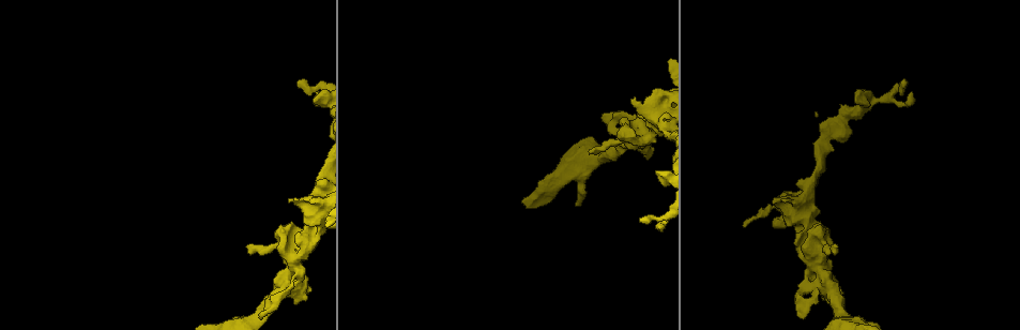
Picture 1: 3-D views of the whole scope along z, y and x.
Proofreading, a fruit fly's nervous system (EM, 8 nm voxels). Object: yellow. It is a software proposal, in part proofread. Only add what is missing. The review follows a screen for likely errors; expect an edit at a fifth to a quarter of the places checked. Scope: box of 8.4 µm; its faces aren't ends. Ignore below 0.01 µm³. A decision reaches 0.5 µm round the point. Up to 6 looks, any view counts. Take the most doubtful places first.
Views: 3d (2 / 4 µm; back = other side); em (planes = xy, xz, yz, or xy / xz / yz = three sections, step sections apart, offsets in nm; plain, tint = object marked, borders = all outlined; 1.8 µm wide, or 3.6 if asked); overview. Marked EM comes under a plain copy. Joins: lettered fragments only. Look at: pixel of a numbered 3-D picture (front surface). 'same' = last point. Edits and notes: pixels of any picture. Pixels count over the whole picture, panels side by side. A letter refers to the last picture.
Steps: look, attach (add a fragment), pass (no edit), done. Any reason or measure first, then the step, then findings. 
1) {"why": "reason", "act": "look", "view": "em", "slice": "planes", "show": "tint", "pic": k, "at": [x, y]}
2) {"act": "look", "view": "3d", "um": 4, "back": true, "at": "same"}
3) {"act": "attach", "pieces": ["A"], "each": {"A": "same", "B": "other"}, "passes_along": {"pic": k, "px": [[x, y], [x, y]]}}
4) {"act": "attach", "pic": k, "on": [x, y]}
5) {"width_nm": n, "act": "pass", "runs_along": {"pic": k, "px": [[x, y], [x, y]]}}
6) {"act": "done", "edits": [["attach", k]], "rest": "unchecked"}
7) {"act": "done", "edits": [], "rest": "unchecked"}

{"act": "look", "view": "em", "um": 3.6, "slice": "planes", "show": "borders", "pic": 1, "at": [636, 98]}

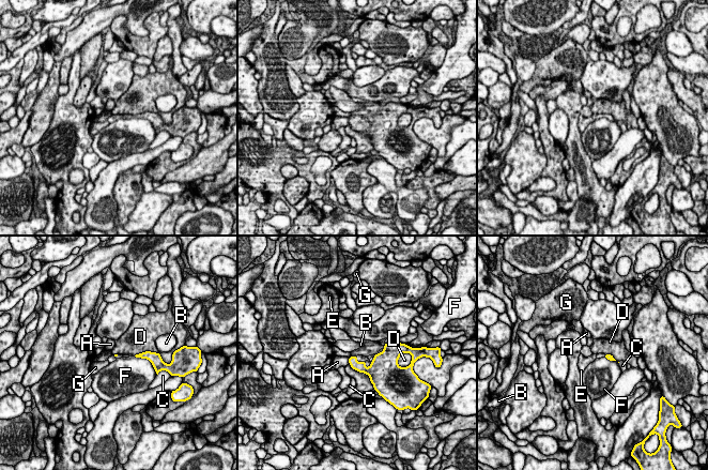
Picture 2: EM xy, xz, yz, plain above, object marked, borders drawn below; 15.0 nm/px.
{"act": "attach", "pieces": ["E"], "each": {"A": "other", "B": "other", "C": "other", "D": "other", "E": "same", "F": "other", "G": "other"}, "found": "it goes on there"}

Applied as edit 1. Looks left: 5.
{"act": "look", "view": "3d", "um": 2, "pic": 1, "at": [827, 302]}

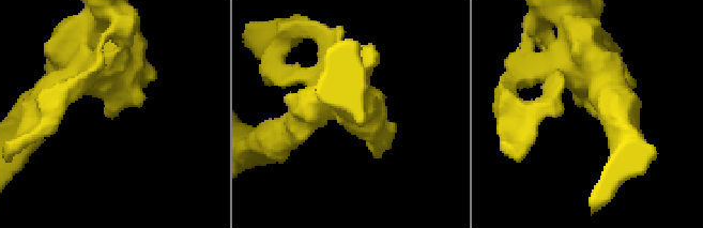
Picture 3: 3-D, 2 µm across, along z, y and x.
{"why": "need the tissue", "act": "look", "view": "em", "slice": "yz", "step": 16, "show": "borders", "pic": 3, "at": [108, 116]}

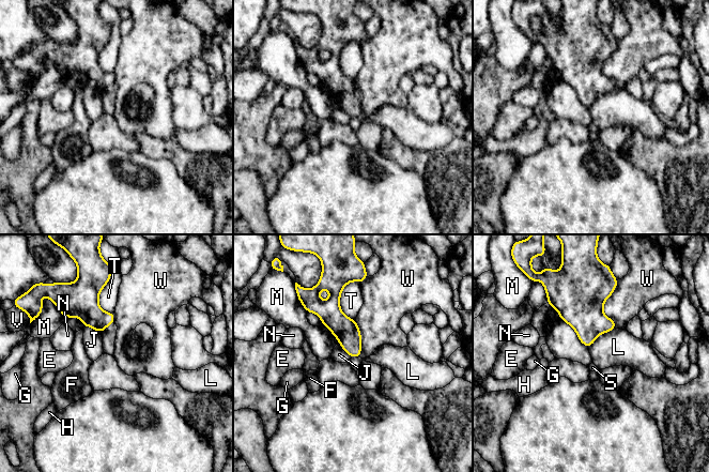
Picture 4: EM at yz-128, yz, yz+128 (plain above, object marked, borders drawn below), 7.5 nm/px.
{"why": "another direction", "act": "look", "view": "em", "slice": "planes", "show": "borders", "at": "same"}

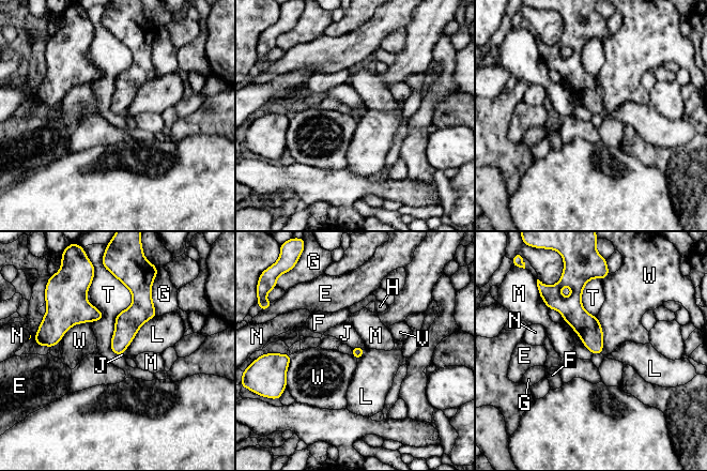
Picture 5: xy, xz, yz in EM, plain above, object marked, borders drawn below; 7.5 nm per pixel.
{"longest_contact_nm": ["T", 600], "act": "pass", "each": {"E": "other", "F": "other", "G": "other", "H": "other", "J": "other", "L": "other", "M": "other", "N": "other", "T": "other", "V": "other", "W": "other"}, "found": "no lettered fragment goes on from it"}

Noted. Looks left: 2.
{"why": "thin end", "act": "look", "view": "em", "slice": "planes", "show": "borders", "pic": 1, "at": [247, 245]}

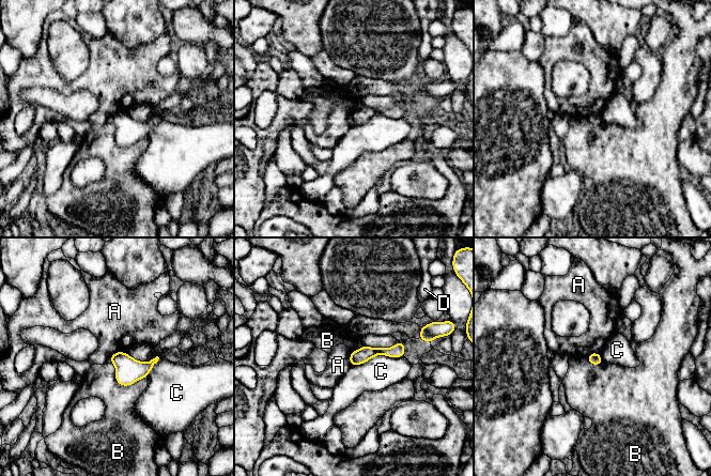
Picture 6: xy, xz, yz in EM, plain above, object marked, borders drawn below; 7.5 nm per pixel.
{"width_nm": 100, "act": "pass", "each": {"A": "other", "B": "other", "C": "other", "D": "other"}, "runs_along": {"pic": 6, "px": [[401, 343], [352, 362]]}, "found": "none of them fits"}

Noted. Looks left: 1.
{"act": "done", "edits": [["attach", 2]], "rest": "unchecked"}

